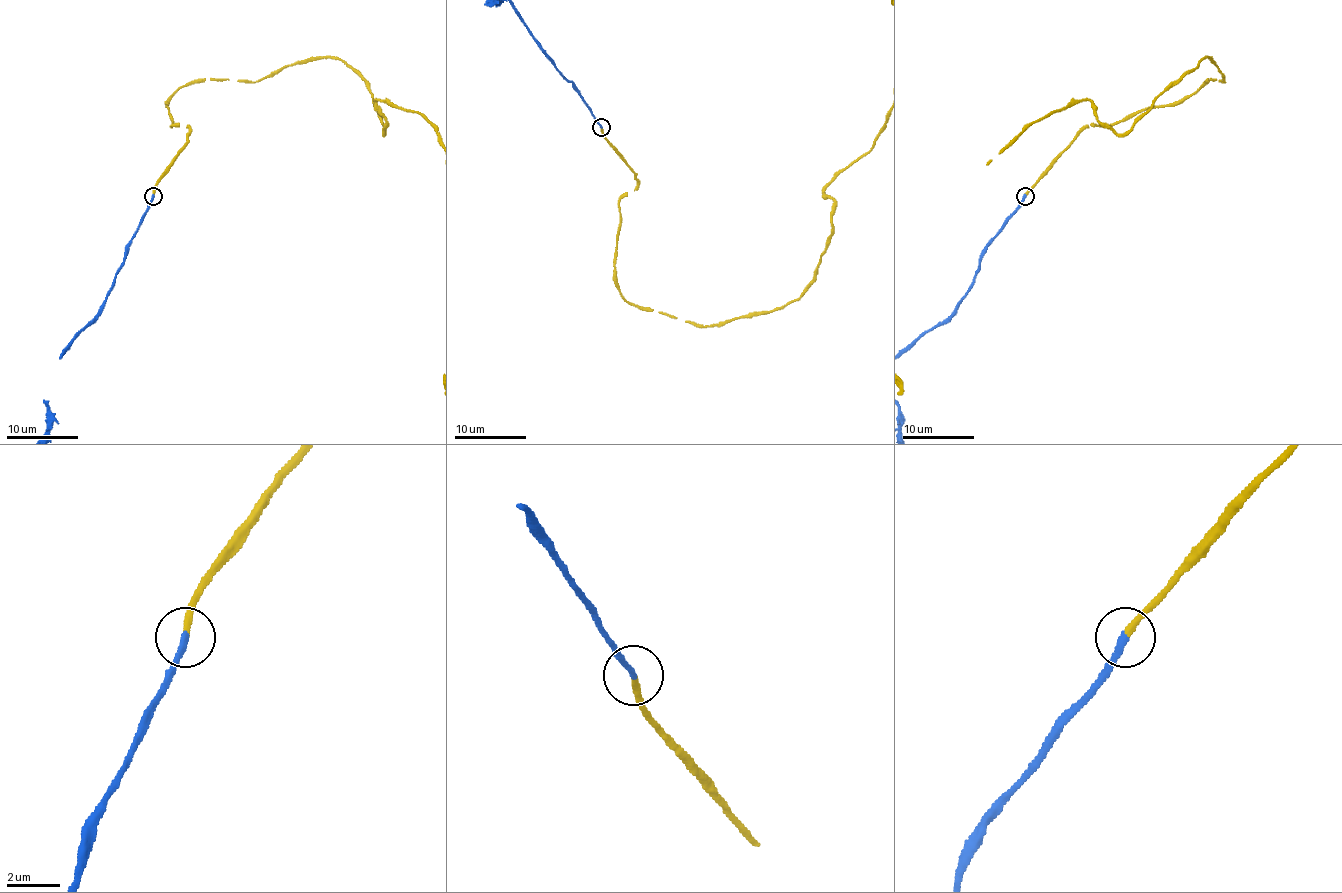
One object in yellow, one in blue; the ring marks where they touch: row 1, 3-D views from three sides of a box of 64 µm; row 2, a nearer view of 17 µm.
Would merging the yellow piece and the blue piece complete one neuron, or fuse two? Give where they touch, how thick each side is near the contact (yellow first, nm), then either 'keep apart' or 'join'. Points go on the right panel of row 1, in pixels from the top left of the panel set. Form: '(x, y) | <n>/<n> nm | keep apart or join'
(1025, 196) | 240/240 nm | join

